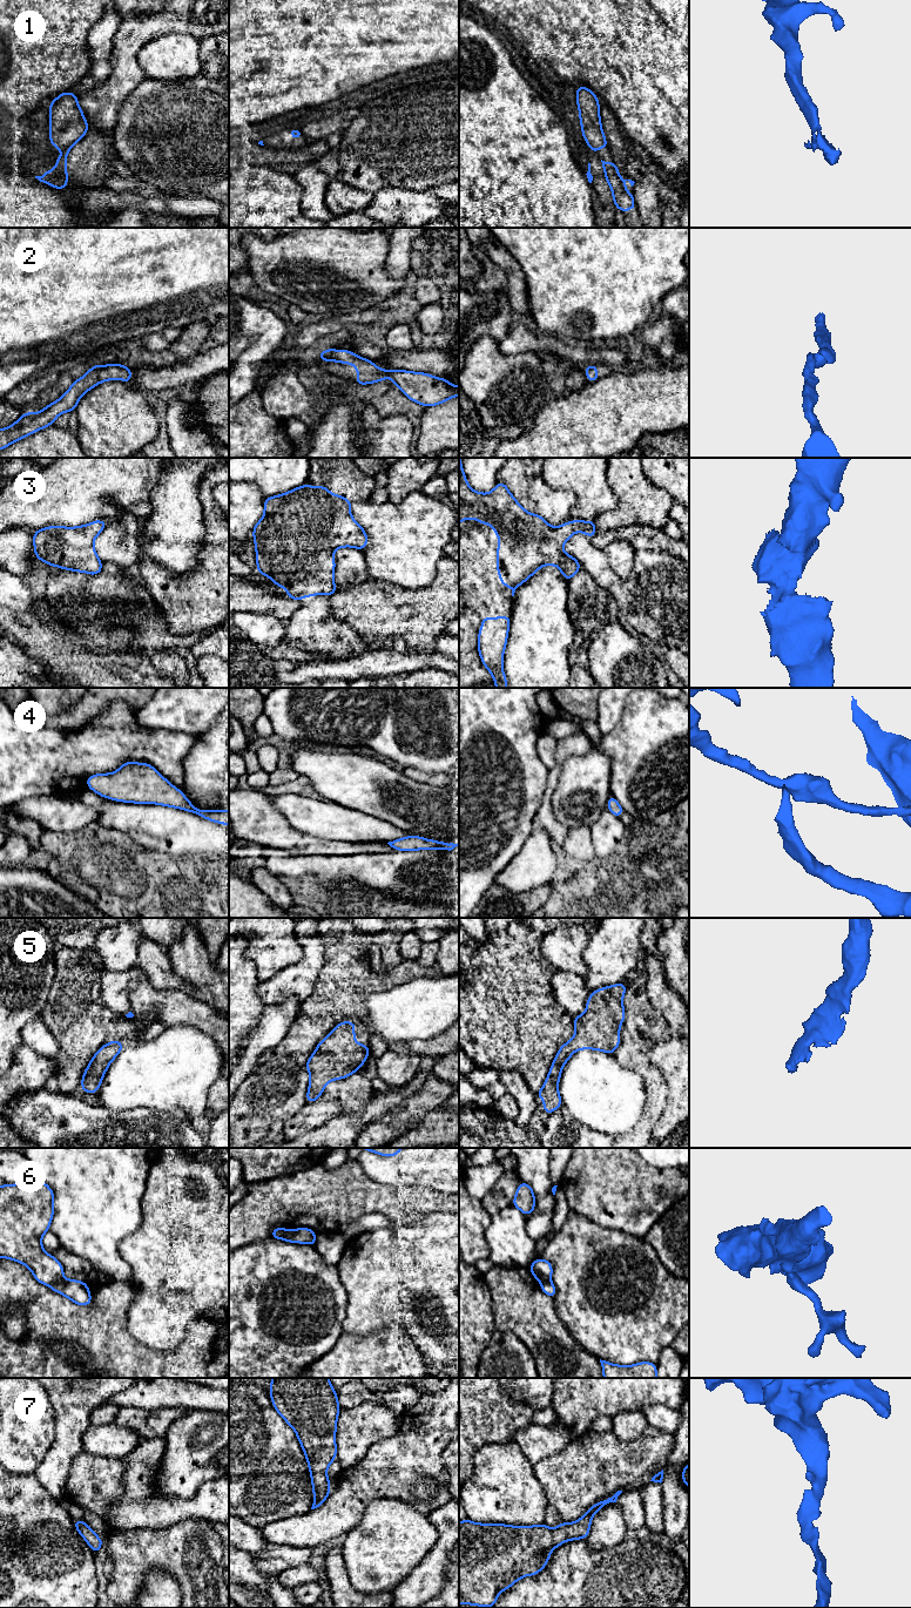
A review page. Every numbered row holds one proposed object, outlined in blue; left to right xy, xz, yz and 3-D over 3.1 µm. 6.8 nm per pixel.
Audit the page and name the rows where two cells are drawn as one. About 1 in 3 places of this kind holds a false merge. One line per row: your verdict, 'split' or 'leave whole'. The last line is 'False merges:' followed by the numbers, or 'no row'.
1: leave whole
2: leave whole
3: leave whole
4: leave whole
5: leave whole
6: split
7: leave whole
False merges: 6

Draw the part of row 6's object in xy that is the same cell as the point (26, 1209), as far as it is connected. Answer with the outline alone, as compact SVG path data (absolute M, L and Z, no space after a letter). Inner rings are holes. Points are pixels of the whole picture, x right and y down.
M36 1176L27 1183L4 1184L0 1187L0 1257L25 1264L39 1283L48 1286L65 1279L61 1263L47 1254L41 1243L42 1236L49 1230L54 1215L53 1198L54 1191Z

